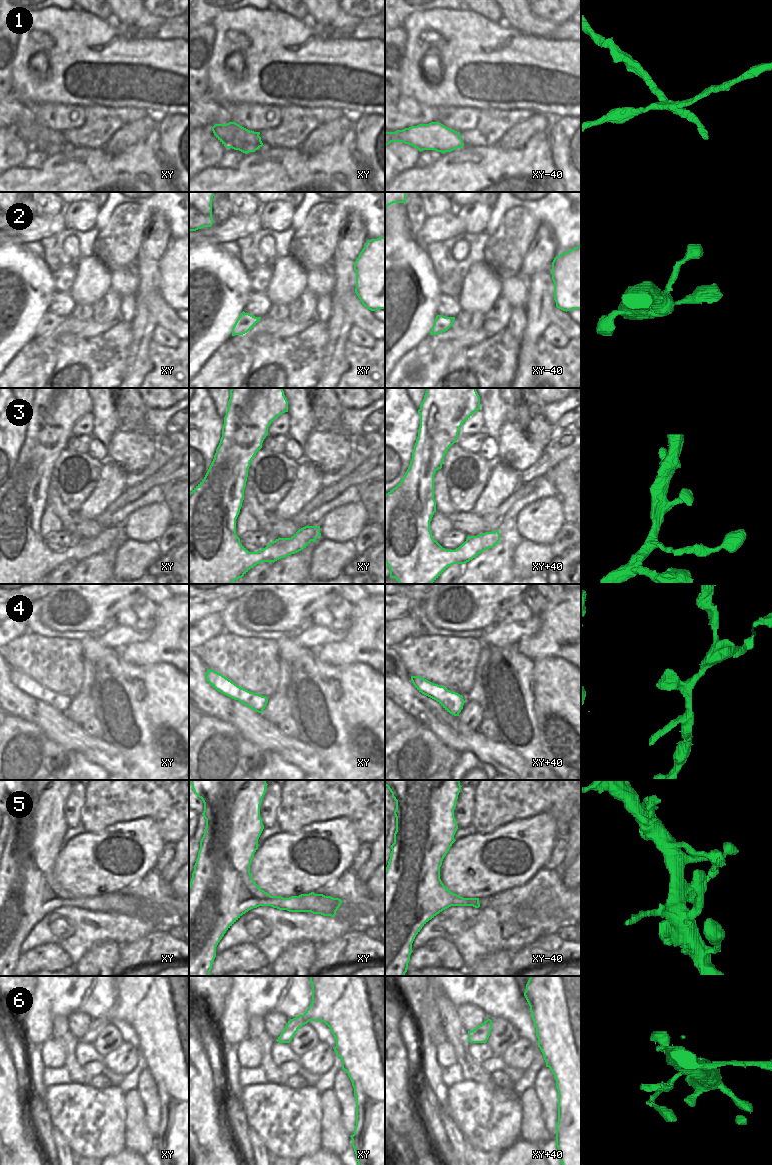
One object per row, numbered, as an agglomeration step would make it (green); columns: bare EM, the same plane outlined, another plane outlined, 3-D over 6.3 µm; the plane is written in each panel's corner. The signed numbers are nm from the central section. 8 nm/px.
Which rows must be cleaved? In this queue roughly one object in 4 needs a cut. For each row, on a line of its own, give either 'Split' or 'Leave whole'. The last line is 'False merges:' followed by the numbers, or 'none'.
1: Split
2: Leave whole
3: Leave whole
4: Leave whole
5: Leave whole
6: Leave whole
False merges: 1

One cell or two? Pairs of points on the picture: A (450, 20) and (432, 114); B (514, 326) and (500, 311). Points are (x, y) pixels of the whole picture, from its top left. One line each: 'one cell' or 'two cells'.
A: two cells
B: two cells

